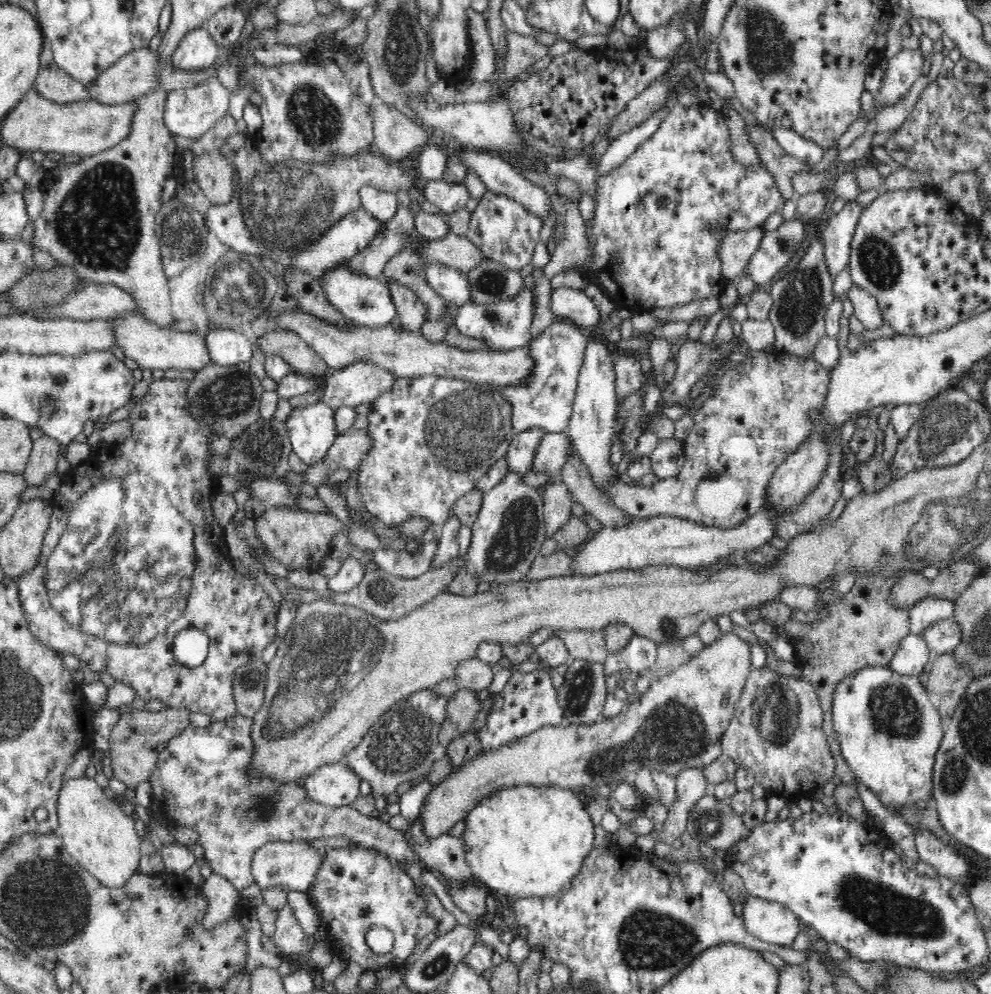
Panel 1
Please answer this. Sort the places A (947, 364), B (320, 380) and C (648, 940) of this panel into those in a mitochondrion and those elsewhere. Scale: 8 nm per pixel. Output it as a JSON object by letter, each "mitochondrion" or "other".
{"A":"other","B":"other","C":"mitochondrion"}

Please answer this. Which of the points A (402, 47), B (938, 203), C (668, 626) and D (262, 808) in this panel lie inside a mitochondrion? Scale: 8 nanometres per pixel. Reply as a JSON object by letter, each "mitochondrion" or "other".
{"A":"mitochondrion","B":"other","C":"mitochondrion","D":"mitochondrion"}

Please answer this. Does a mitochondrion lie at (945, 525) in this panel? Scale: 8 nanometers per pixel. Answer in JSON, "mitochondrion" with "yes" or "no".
{"mitochondrion":"yes"}

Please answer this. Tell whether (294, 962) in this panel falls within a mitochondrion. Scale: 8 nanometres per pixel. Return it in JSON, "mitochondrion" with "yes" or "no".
{"mitochondrion":"no"}

